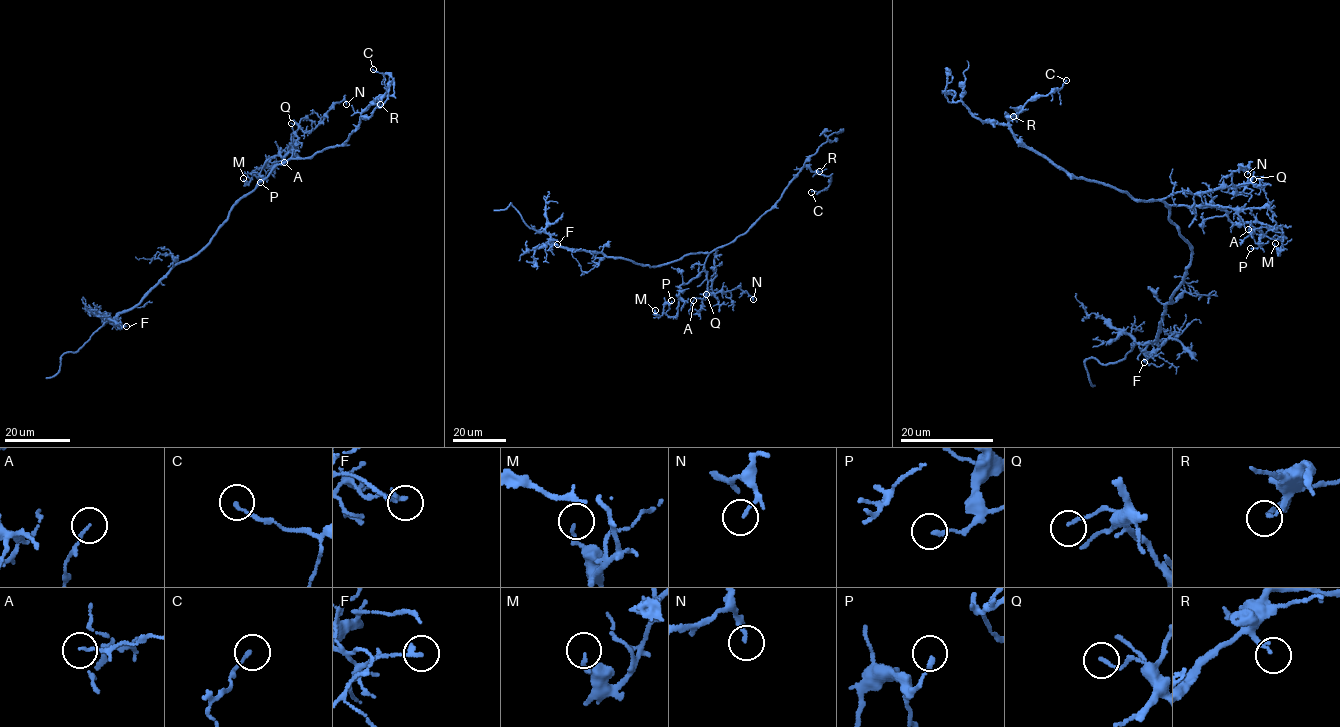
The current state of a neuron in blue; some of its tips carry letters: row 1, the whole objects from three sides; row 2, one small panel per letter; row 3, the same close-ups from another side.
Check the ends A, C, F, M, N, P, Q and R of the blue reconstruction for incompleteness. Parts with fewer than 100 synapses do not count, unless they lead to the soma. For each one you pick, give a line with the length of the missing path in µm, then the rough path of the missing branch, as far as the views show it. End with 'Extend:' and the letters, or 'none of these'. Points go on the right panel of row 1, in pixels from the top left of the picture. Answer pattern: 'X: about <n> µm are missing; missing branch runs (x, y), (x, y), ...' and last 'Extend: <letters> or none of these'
Extend: none of these

